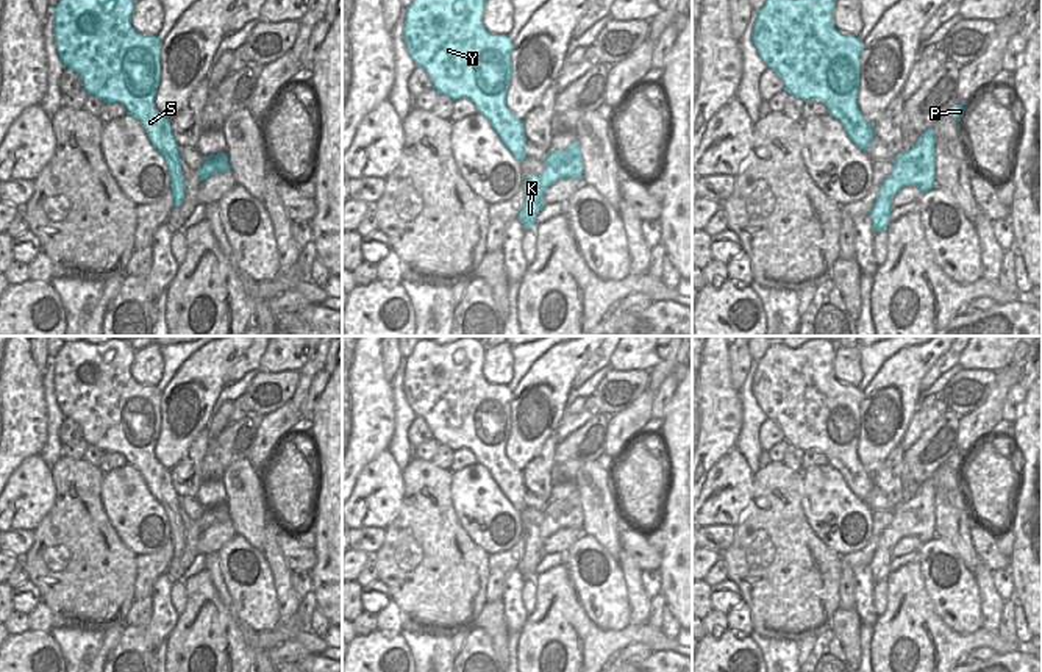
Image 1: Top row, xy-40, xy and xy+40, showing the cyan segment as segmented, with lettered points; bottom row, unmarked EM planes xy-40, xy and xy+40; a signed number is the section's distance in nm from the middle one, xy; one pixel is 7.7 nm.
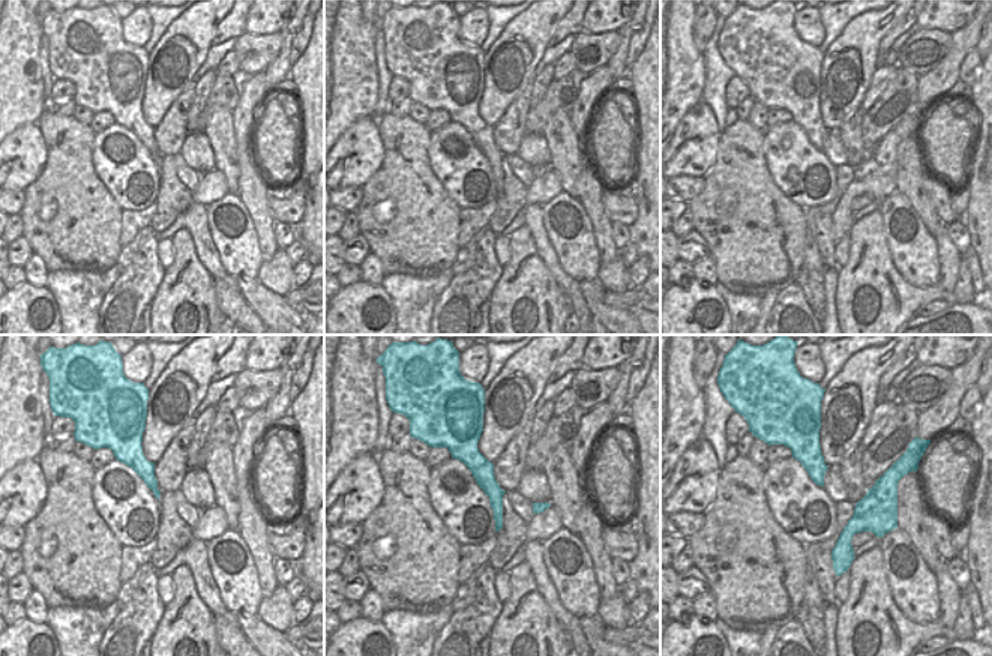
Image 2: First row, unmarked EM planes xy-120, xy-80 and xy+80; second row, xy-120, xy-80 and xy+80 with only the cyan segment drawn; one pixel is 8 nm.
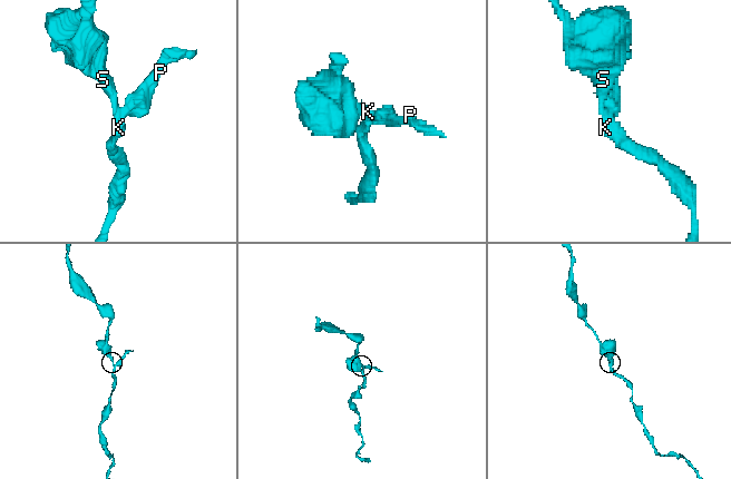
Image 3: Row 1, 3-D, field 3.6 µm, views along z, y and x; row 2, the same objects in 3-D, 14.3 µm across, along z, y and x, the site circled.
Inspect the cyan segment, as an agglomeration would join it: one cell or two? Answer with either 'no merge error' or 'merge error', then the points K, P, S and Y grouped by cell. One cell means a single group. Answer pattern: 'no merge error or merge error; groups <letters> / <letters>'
merge error; groups K S Y / P

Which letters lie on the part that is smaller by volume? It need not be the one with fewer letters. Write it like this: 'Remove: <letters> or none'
Remove: P

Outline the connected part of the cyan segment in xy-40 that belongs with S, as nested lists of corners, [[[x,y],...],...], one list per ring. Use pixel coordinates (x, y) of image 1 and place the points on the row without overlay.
[[[117,338],[105,344],[64,342],[52,358],[53,389],[62,416],[81,427],[84,442],[103,453],[120,453],[144,477],[169,519],[172,556],[180,556],[184,547],[180,495],[170,470],[153,453],[162,392],[133,380],[133,358],[130,342]]]

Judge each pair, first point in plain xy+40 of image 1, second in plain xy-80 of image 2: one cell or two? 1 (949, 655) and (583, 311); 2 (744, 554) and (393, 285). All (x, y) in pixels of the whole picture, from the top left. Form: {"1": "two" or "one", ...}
{"1": "two", "2": "two"}

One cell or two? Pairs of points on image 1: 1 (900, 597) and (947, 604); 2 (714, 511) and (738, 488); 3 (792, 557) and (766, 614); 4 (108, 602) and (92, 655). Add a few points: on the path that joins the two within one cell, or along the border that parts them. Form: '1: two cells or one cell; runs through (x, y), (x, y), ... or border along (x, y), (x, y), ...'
1: two cells; border along (919, 568), (924, 589), (936, 614), (953, 632)
2: one cell; runs through (719, 505), (731, 493)
3: one cell; runs through (789, 571), (789, 591), (780, 600)
4: two cells; border along (64, 627), (102, 632)

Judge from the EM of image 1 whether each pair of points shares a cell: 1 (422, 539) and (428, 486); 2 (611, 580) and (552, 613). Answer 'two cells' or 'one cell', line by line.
1: one cell
2: two cells

